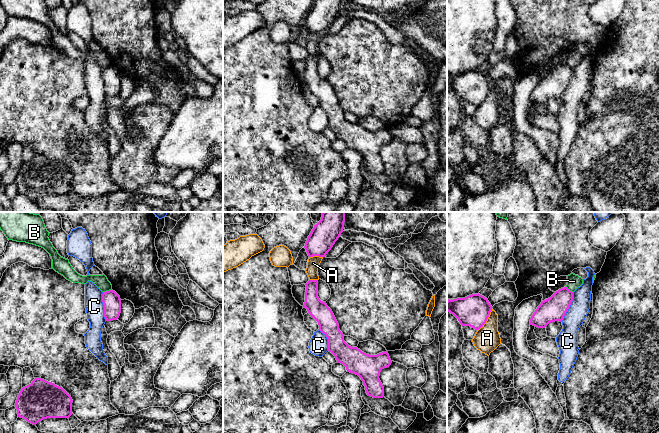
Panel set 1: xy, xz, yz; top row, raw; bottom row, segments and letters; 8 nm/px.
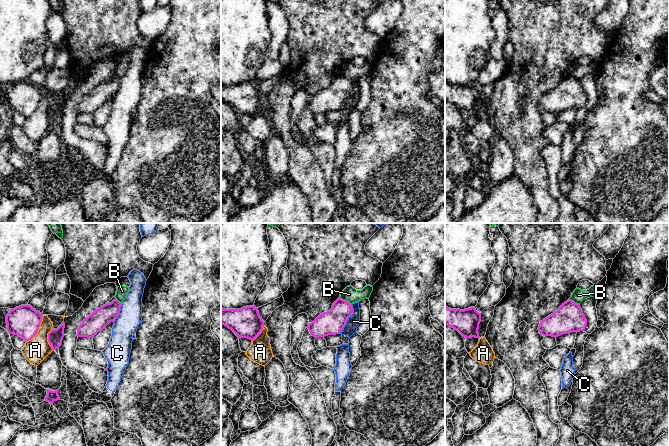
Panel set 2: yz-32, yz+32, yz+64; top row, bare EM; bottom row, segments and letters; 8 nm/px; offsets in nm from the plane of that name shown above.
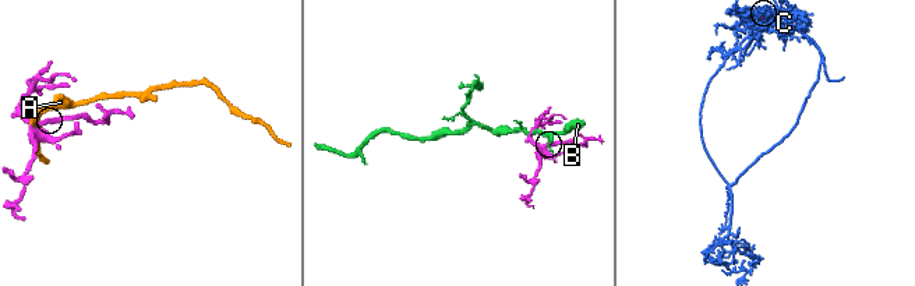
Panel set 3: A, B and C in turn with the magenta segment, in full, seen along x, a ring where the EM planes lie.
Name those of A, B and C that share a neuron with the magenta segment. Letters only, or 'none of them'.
none of them

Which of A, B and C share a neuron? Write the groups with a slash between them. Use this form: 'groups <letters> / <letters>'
groups A / B / C

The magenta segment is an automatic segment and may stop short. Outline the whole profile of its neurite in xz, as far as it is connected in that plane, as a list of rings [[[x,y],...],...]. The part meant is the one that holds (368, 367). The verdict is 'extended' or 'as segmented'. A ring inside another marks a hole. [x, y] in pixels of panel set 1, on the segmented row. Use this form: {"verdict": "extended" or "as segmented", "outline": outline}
{"verdict": "as segmented", "outline": [[[309,280],[306,284],[305,302],[303,307],[319,325],[319,330],[328,339],[328,351],[338,363],[346,367],[347,372],[358,375],[365,386],[368,396],[384,397],[384,387],[379,379],[382,369],[391,365],[388,351],[377,355],[369,355],[357,347],[351,347],[344,341],[344,335],[332,312],[318,297],[318,280]]]}

